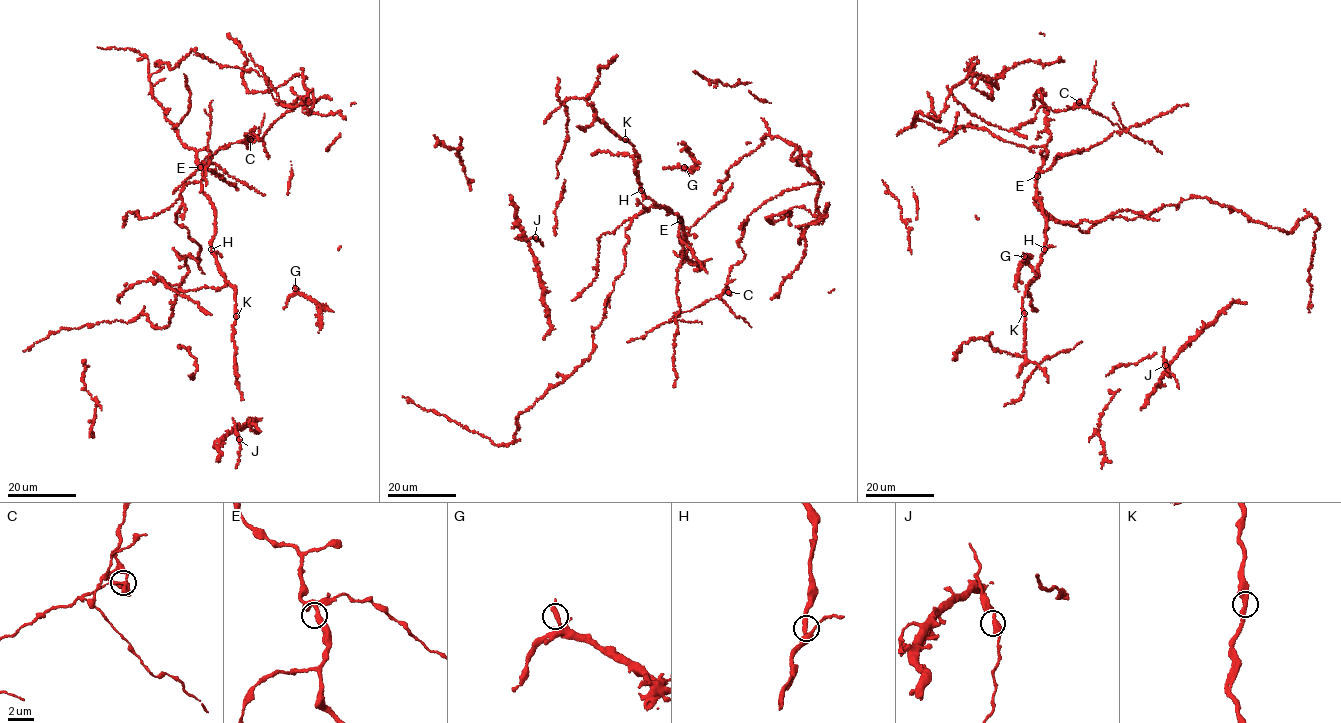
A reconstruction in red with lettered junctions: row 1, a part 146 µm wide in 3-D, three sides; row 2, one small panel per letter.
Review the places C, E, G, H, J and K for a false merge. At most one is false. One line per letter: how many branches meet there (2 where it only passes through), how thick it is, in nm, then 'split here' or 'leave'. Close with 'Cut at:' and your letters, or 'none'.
C: 2 | 360 nm | split here
E: 2 | 320 nm | leave
G: 2 | 340 nm | leave
H: 2 | 320 nm | leave
J: 2 | 380 nm | leave
K: 2 | 380 nm | leave
Cut at: C

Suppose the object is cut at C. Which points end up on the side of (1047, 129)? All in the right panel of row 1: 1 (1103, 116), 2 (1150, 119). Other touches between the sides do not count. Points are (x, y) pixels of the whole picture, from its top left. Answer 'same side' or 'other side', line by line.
1: other side
2: same side

